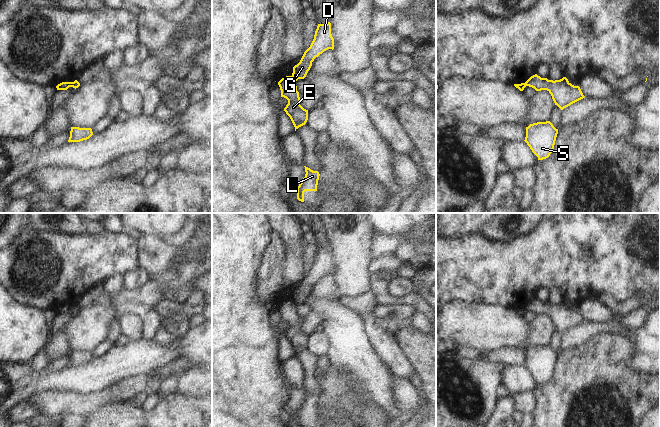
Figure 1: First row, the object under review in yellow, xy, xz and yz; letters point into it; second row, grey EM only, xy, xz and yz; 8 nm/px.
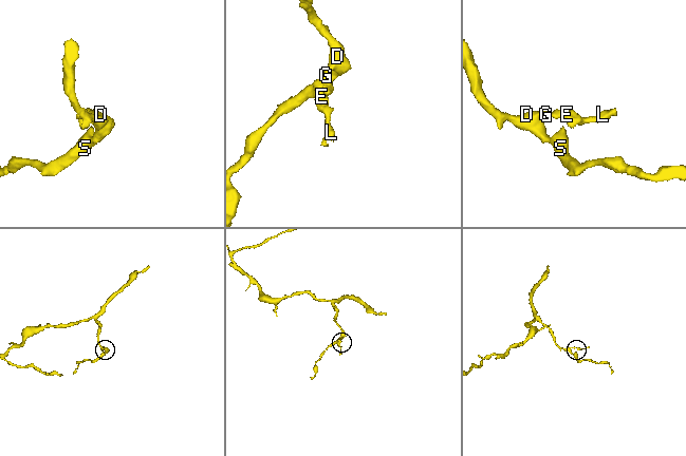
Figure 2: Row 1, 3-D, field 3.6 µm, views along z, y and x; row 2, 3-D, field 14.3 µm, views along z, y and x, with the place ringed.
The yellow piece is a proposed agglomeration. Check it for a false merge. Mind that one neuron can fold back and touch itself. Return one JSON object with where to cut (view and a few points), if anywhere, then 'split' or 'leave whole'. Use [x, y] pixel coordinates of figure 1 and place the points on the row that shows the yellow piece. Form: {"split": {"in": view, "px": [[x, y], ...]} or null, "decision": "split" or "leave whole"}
{"split": {"in": "xz", "px": [[291, 76], [296, 80]]}, "decision": "split"}

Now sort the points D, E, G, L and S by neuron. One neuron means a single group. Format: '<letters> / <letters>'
D G S / E L

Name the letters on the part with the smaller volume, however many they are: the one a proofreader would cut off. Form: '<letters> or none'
E, L

